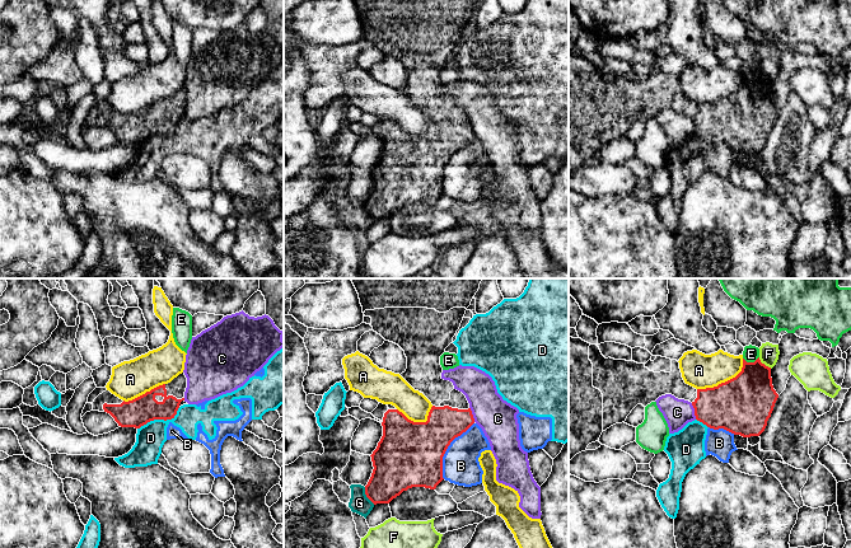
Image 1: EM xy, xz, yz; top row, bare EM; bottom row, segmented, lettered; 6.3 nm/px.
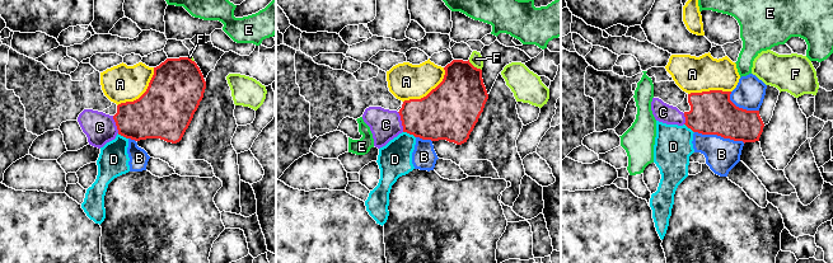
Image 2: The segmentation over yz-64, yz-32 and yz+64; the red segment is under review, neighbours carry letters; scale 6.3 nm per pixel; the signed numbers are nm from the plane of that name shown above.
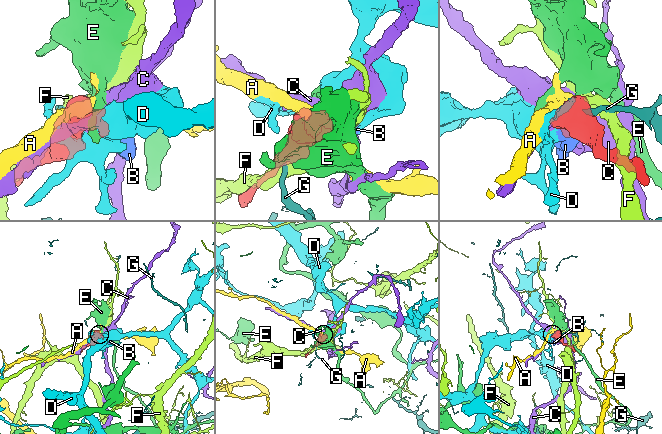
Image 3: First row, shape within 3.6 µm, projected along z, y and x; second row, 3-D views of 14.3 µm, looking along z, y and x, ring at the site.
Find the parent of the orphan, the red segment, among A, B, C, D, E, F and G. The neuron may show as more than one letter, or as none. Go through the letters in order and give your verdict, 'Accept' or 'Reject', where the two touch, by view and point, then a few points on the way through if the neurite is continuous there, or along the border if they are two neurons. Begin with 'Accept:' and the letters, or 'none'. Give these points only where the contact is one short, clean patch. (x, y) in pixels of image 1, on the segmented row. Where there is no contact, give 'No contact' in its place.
Accept: none
A: Reject. Touches red at yz (725, 382)
B: Reject. Touches red at xz (447, 448)
C: Reject. Touches red at yz (695, 411)
D: Reject. Touches red at xy (159, 418). Boundary: xy (179, 407), (171, 418), (150, 420), (138, 429)
E: Reject. Touches red at yz (751, 363). Boundary: yz (758, 356), (753, 361), (743, 359)
F: Reject. Touches red at yz (763, 364)
G: Reject. Touches red at xz (366, 496). Boundary: xz (364, 487), (364, 493), (374, 504)

